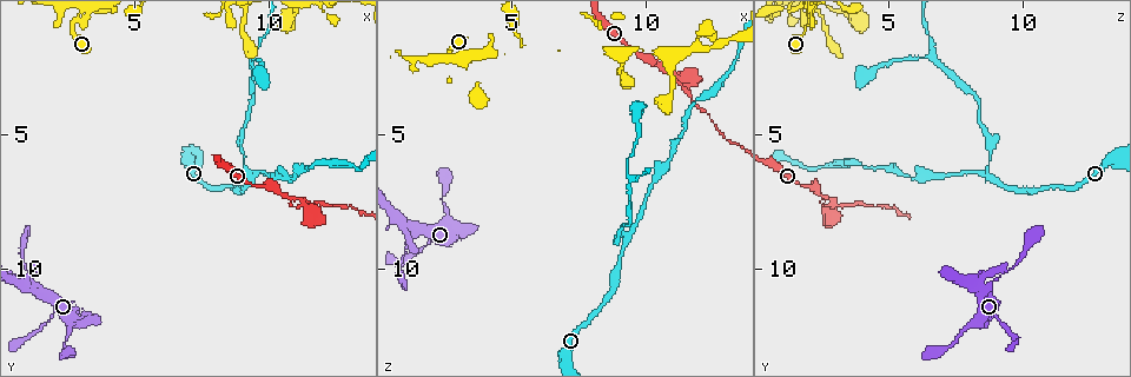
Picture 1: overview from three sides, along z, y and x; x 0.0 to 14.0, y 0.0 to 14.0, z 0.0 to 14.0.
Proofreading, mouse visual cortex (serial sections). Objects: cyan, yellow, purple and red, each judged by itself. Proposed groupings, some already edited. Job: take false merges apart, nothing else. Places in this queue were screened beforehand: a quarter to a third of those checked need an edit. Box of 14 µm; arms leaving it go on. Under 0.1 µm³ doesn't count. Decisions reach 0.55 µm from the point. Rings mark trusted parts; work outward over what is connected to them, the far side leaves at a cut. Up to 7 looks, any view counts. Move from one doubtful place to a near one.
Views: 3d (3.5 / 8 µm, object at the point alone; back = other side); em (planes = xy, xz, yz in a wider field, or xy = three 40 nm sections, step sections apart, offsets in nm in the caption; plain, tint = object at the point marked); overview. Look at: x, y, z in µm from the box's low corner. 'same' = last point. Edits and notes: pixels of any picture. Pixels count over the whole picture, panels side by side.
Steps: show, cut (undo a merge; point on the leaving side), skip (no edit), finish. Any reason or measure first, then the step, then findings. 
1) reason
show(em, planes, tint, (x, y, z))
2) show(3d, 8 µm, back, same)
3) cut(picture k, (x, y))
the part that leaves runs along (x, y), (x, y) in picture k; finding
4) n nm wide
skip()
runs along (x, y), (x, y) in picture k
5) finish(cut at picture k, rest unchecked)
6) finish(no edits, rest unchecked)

three-way junction
show(3d, 3.5 µm, (9.2, 6.5, 8.8))

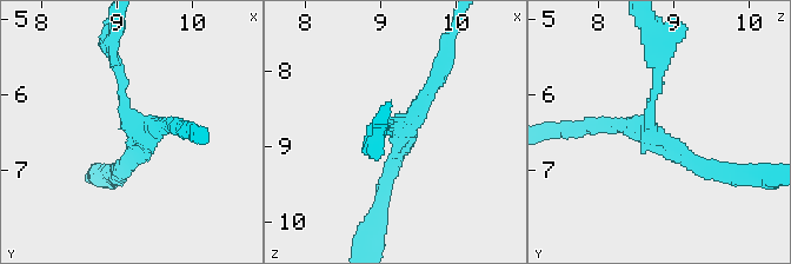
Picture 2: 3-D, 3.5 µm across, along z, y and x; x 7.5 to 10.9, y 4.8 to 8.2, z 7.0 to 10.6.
3 arms; arms of 100, 200, 200 nm
show(em, planes, tint, (9.30, 6.65, 8.85))

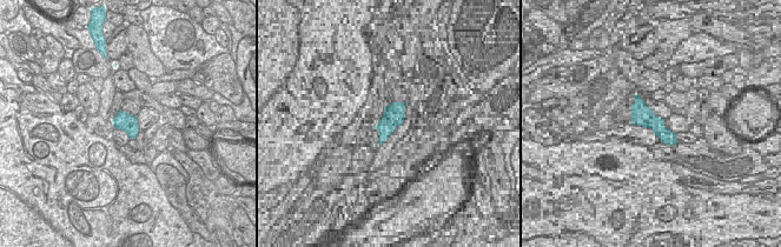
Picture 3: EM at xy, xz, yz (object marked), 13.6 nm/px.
cut(picture 2, (658, 77))
the part that leaves runs along (651, 129), (657, 92), (651, 34) in picture 2; two cells meet here

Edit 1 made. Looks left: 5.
show(overview)

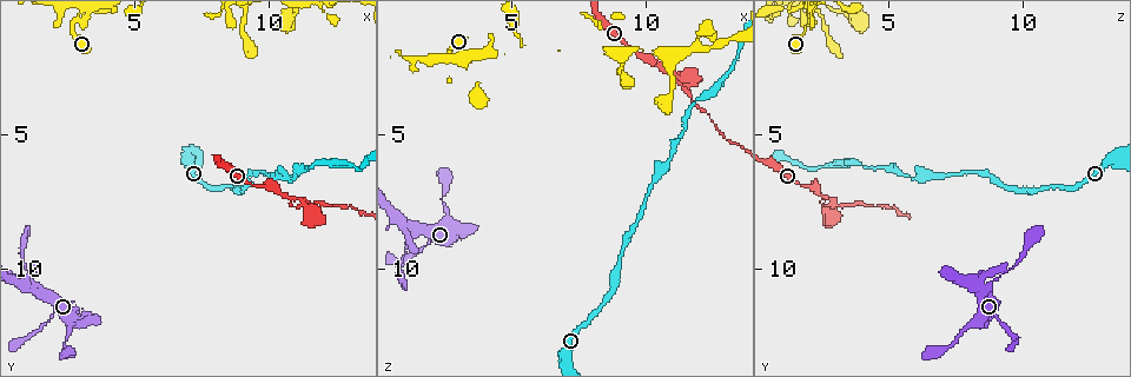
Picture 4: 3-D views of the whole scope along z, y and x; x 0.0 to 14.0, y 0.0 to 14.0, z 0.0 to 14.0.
a narrow waist
show(3d, 3.5 µm, (11.2, 7.5, 3.0))

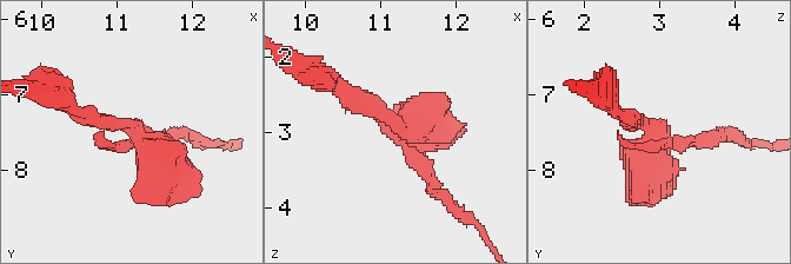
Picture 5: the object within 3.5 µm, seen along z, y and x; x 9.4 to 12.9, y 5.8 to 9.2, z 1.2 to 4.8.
now the EM
show(em, xy, step 2, tint, (11.20, 7.50, 2.90))

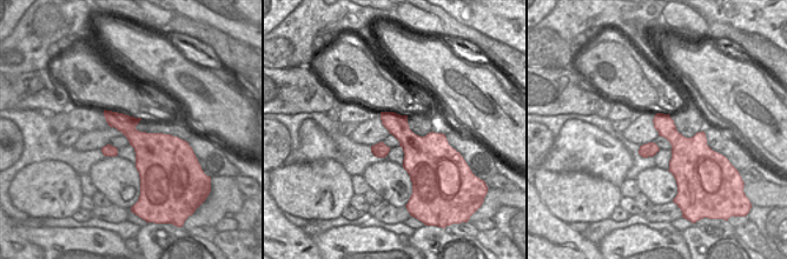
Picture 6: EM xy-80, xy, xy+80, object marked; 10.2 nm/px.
another direction
show(em, xy, step 5, tint, same)

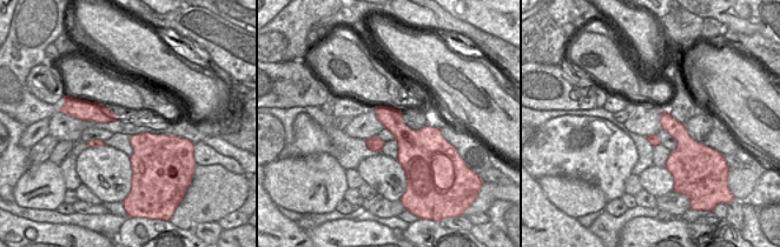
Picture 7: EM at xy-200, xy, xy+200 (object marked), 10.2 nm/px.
cut(picture 5, (105, 144))
the part that leaves runs along (399, 142), (432, 190), (472, 220) in picture 5; two cells meet here

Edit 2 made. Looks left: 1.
finish(cut at picture 2, cut at picture 5, rest unchecked)

